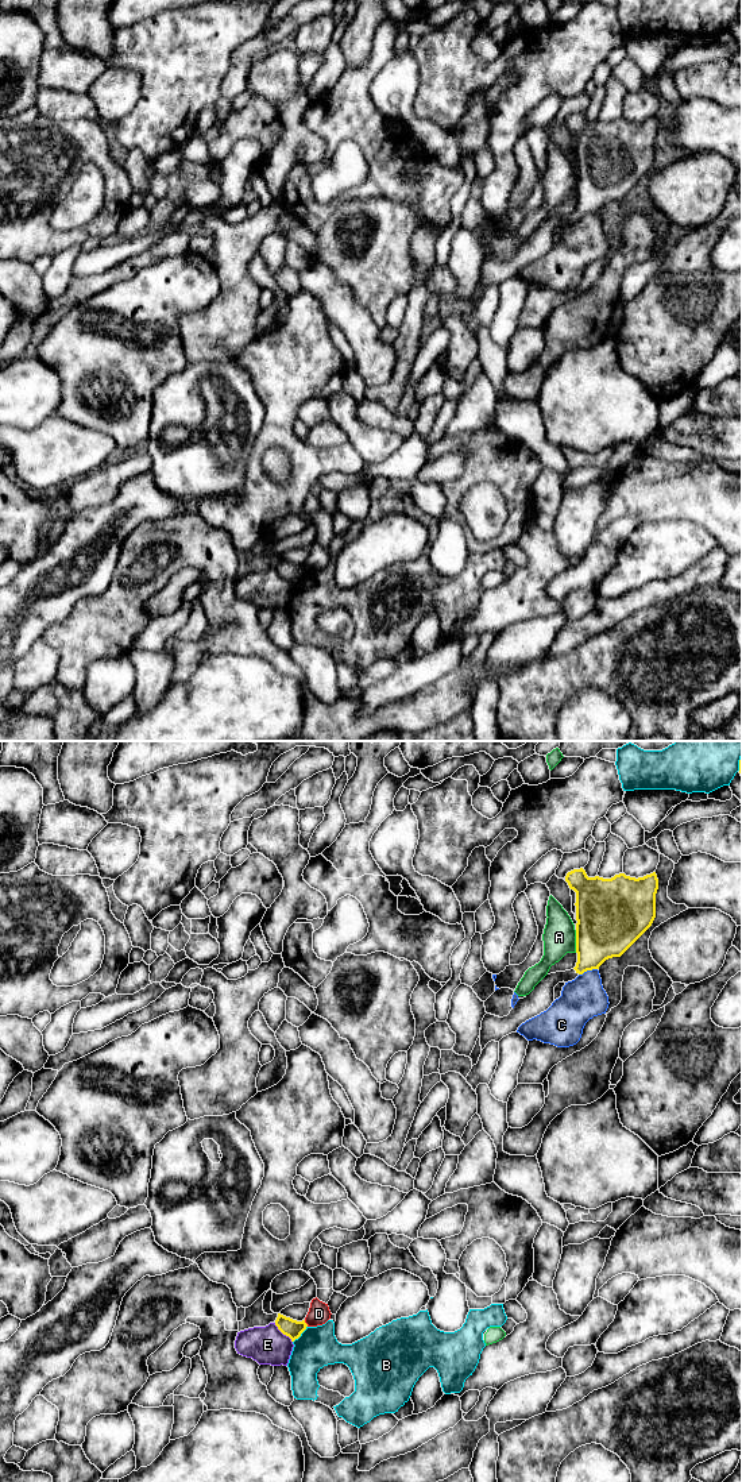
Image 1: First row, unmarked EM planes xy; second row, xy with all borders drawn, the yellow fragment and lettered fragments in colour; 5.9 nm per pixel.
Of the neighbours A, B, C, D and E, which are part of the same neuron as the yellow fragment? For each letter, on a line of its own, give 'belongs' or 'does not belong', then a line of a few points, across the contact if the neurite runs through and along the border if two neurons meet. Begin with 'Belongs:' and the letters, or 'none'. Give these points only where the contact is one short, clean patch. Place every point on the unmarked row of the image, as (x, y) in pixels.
Belongs: none
A: does not belong
B: does not belong
C: does not belong
D: does not belong
E: does not belong; line xy (274, 567), (292, 586)

